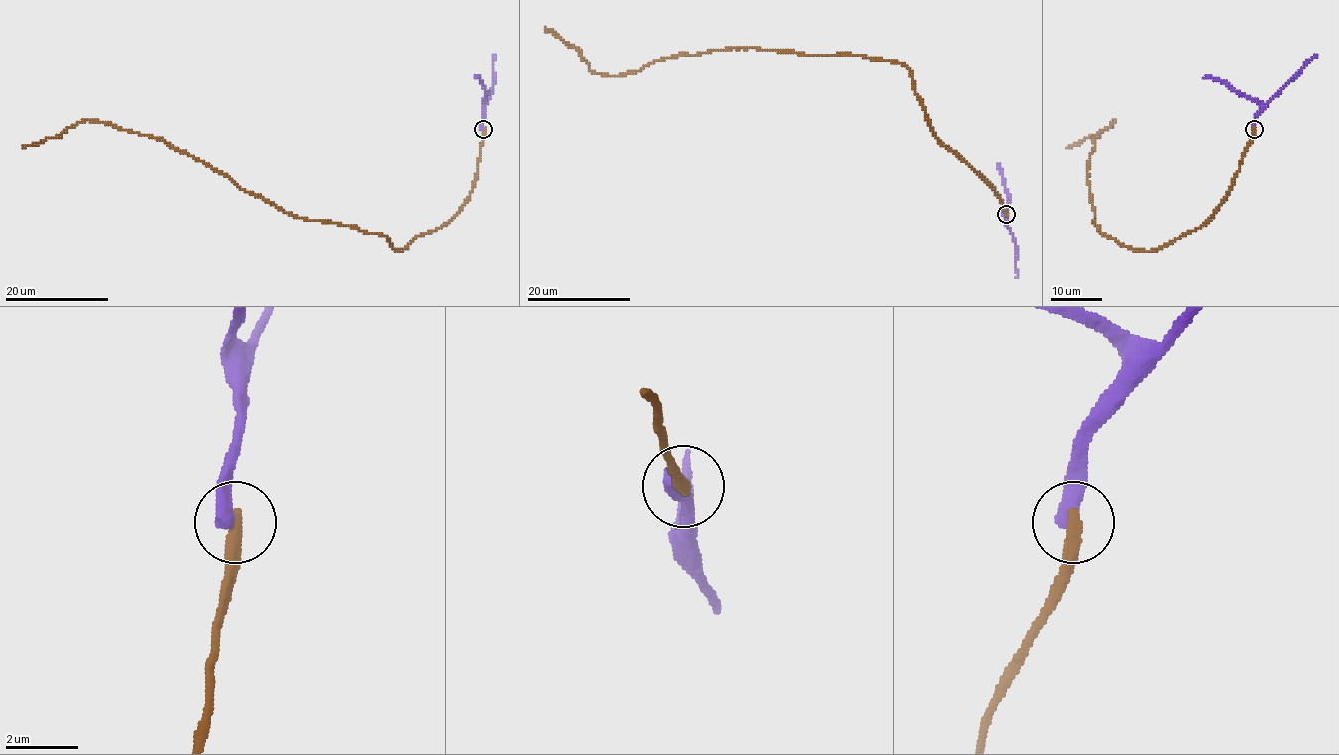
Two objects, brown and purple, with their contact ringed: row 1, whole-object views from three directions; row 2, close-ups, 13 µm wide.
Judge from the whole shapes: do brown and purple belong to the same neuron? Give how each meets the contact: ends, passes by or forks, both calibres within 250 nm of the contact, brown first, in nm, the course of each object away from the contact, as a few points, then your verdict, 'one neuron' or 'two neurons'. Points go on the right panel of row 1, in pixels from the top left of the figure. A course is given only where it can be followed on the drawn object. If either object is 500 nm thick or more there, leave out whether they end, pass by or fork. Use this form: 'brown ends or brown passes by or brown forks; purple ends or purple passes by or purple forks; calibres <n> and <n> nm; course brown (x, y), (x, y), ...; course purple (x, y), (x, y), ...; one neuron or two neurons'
brown ends; purple ends; calibres 400 and 480 nm; course brown (1254, 129), (1217, 210), (1153, 250), (1111, 239), (1094, 219), (1087, 164), (1094, 139), (1116, 119), (1067, 148); course purple (1254, 129), (1254, 116), (1317, 54); two neurons

